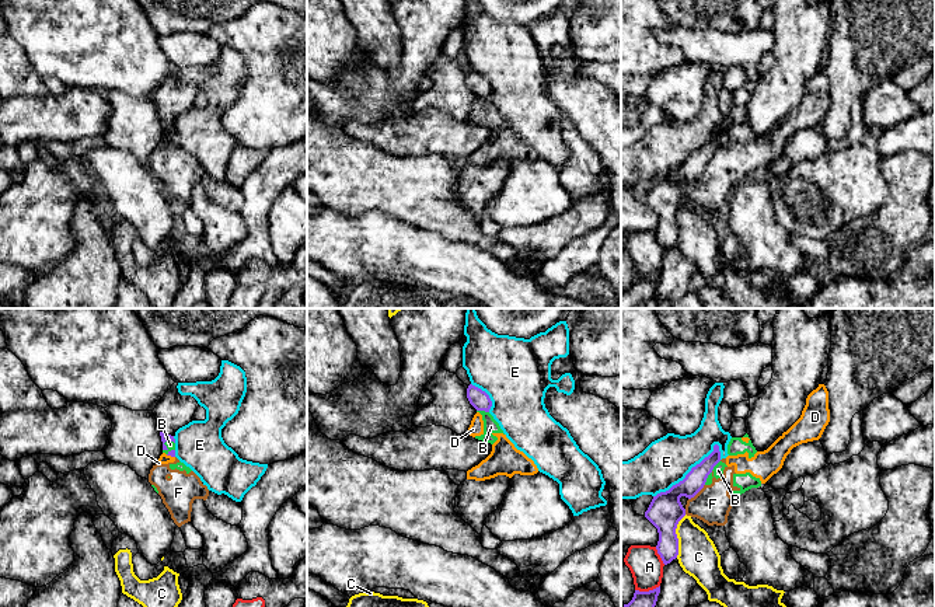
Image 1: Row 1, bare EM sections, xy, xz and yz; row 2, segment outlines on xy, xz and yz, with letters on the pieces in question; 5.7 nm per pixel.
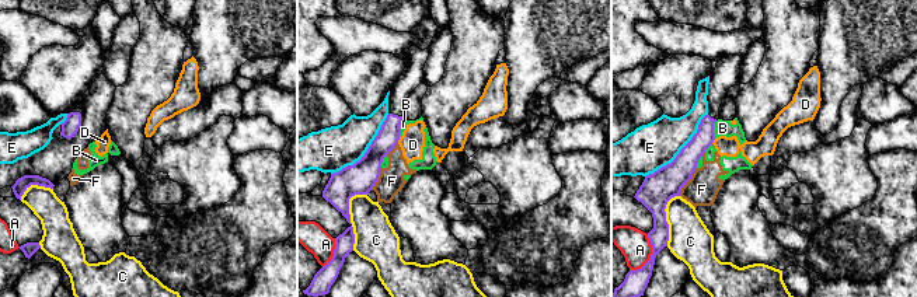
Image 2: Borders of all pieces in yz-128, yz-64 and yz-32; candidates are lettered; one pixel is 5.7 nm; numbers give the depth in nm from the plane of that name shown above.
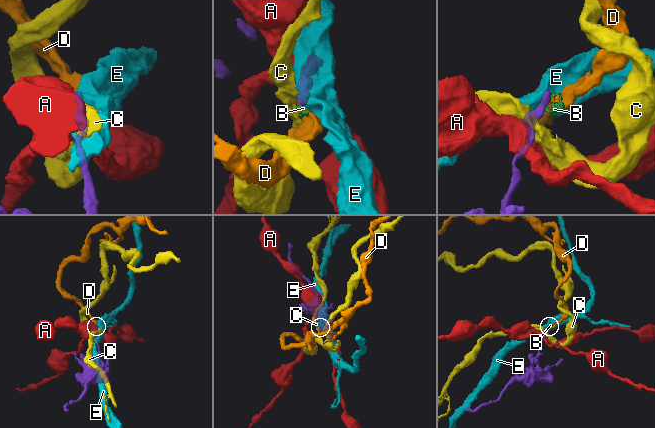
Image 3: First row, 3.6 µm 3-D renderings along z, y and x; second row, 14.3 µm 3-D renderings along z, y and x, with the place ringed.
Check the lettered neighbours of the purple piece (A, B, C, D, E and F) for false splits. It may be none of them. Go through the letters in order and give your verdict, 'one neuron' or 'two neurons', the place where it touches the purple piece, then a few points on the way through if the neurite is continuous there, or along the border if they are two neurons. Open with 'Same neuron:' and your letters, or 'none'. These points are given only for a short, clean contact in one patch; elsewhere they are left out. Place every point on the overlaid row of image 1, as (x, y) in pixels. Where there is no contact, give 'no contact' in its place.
Same neuron: none
A: two neurons; meets purple in yz at (646, 592); border along yz (659, 585), (648, 590), (635, 590)
B: two neurons; meets purple in yz at (711, 471); border along yz (719, 460), (704, 484)
C: two neurons; meets purple in yz at (676, 536); border along yz (686, 515), (676, 529), (676, 557)
D: two neurons; meets purple in xy at (170, 454); border along xy (166, 454), (174, 457)
E: two neurons; meets purple in yz at (688, 473)
F: two neurons; meets purple in yz at (697, 492); border along yz (704, 484), (688, 499)

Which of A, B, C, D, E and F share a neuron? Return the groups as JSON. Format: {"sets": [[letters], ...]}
{"sets": [["A"], ["B", "D", "F"], ["C"], ["E"]]}

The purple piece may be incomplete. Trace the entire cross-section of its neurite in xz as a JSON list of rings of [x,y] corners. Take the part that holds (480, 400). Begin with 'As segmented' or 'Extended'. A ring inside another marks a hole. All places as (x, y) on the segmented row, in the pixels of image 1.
As segmented. [[[470,384],[467,388],[467,398],[477,411],[489,412],[492,407],[489,395],[472,384]]]

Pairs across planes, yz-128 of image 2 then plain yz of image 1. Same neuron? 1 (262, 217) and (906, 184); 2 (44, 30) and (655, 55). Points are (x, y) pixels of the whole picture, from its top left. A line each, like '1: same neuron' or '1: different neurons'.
1: same neuron
2: different neurons

